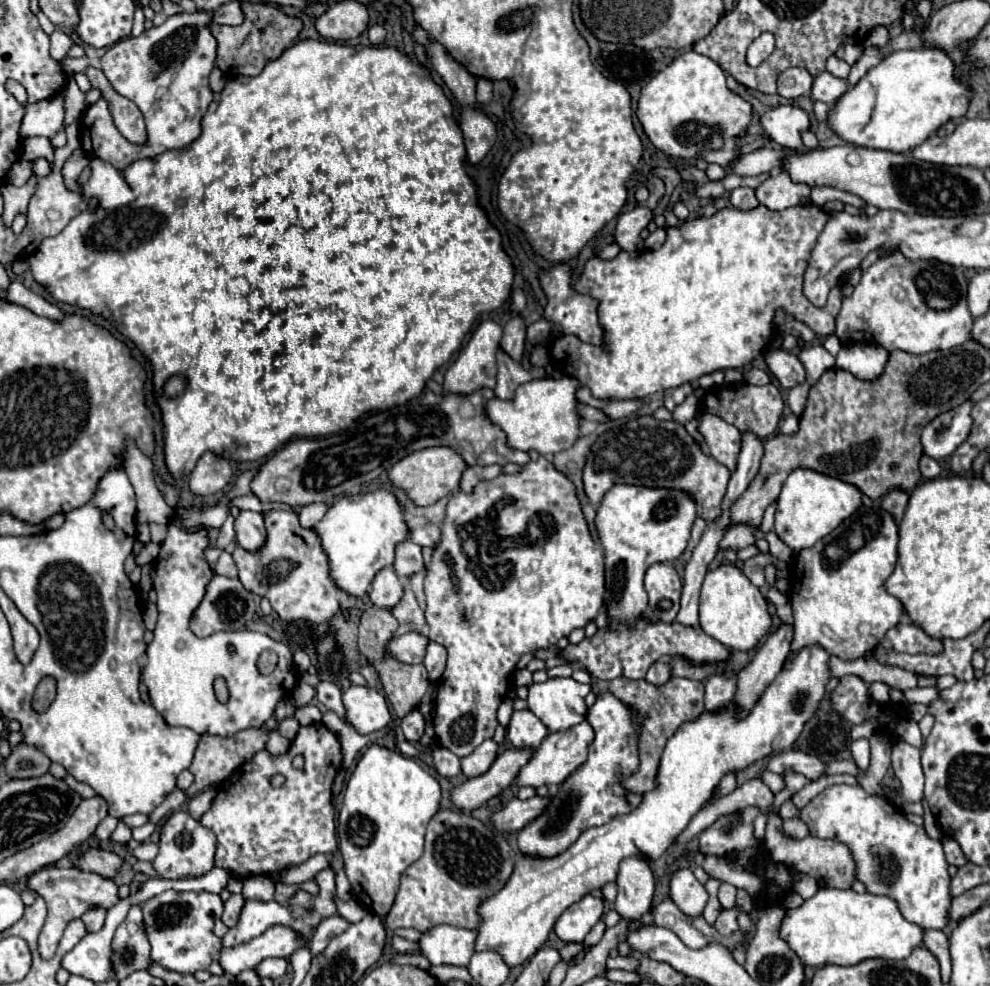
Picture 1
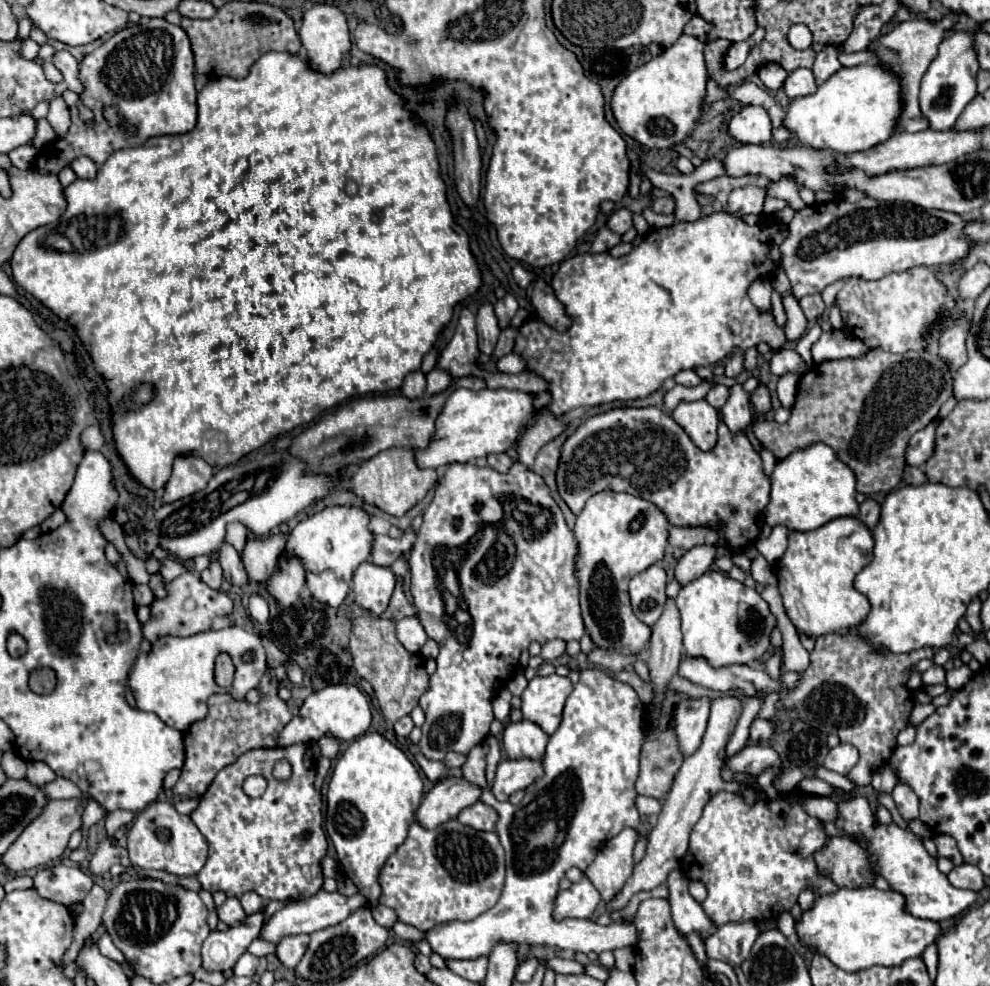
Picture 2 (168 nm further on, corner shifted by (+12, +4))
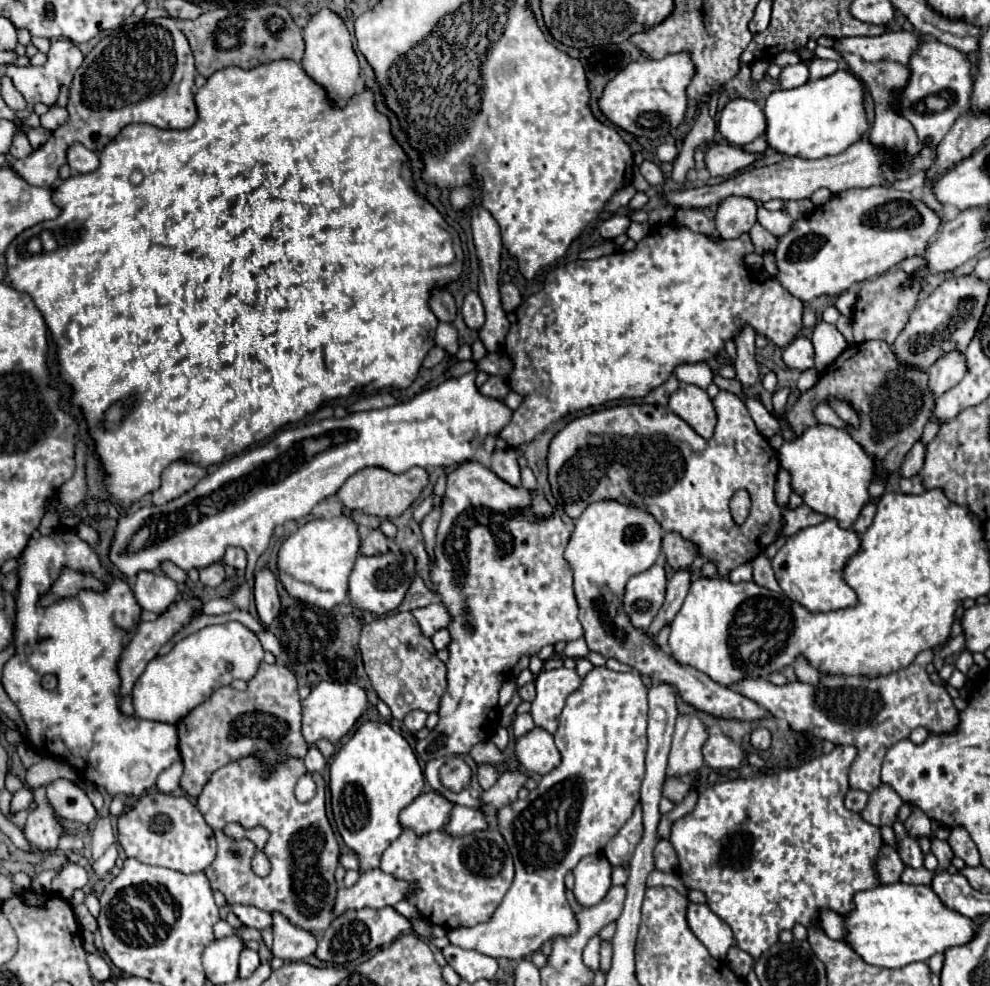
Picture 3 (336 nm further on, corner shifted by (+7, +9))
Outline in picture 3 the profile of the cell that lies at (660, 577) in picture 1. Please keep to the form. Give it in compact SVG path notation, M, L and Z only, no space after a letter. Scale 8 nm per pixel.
M655 564L649 570L635 574L627 582L623 608L635 628L647 630L651 626L665 600L665 584L667 580L661 564Z

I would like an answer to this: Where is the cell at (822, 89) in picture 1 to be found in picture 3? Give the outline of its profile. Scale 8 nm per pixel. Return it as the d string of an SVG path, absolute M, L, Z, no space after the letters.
M805 62L785 66L779 76L781 88L797 88L797 86L803 86L807 80L809 80L809 68Z

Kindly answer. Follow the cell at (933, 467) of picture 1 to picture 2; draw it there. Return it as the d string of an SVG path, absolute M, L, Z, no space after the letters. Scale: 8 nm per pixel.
M910 465L904 467L904 477L902 479L904 479L906 485L922 485L922 483L926 483L924 471L920 471L918 467L910 467Z

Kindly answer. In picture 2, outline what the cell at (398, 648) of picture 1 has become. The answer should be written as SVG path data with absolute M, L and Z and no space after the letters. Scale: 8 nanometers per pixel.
M404 617L396 623L396 635L400 639L400 643L410 651L410 653L418 653L420 647L428 641L426 631L422 629L422 623L418 621L418 617Z

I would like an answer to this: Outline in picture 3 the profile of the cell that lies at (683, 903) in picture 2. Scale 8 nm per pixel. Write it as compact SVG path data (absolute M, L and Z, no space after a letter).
M689 902L687 906L687 922L693 934L705 944L709 954L717 960L725 960L729 946L735 942L731 928L707 908L707 904Z

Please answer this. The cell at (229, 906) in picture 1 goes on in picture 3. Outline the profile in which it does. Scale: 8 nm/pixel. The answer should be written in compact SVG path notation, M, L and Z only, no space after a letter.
M233 904L233 914L251 928L263 930L267 926L271 926L271 914L265 910L259 910L255 906L243 906L243 904Z

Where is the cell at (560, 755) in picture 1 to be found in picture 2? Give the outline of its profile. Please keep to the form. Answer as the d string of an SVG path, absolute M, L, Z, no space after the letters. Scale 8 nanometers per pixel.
M506 759L500 761L492 785L492 793L498 801L508 801L508 797L520 789L526 789L532 785L536 779L540 779L544 773L540 761L532 759Z

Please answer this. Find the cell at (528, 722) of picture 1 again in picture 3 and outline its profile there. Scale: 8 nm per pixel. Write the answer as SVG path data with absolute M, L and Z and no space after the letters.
M543 728L515 738L515 756L523 768L537 774L547 774L559 764L559 750L555 748L553 734Z

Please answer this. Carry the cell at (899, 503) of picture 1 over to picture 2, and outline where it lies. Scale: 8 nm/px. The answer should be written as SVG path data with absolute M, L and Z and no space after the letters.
M866 499L862 505L860 505L860 515L858 519L868 527L868 529L874 529L878 519L880 519L880 503L876 503L874 499Z

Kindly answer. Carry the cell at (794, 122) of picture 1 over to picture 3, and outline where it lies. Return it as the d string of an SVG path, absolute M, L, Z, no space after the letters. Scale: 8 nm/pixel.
M735 98L723 108L717 126L729 144L745 146L765 134L767 118L757 102Z

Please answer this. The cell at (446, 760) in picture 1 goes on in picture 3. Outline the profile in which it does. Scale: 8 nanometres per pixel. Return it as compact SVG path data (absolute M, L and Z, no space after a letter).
M483 742L483 744L475 744L475 748L471 748L469 756L477 762L477 764L499 764L503 762L503 754L495 748L495 744L491 742Z

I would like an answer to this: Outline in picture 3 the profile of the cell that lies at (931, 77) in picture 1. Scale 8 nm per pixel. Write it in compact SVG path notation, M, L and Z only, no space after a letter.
M837 70L835 74L831 74L831 76L827 76L827 78L809 80L807 84L803 84L803 86L799 86L799 88L793 88L793 90L777 90L777 92L773 92L773 94L767 98L767 106L765 106L763 110L765 110L765 116L767 116L767 130L765 130L767 144L769 144L771 148L775 148L777 152L789 154L789 156L823 158L823 156L829 156L829 154L841 154L841 152L845 152L851 144L855 144L859 138L863 138L863 134L865 134L867 128L869 128L869 124L867 124L867 112L865 112L865 86L863 86L863 82L861 82L851 70Z

